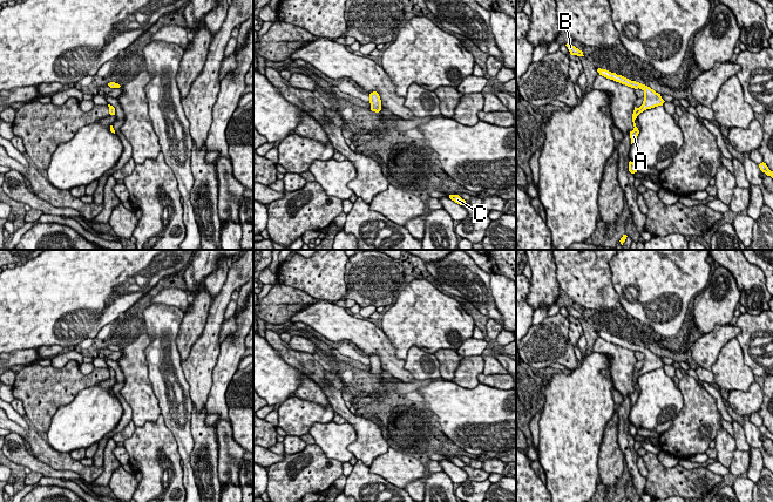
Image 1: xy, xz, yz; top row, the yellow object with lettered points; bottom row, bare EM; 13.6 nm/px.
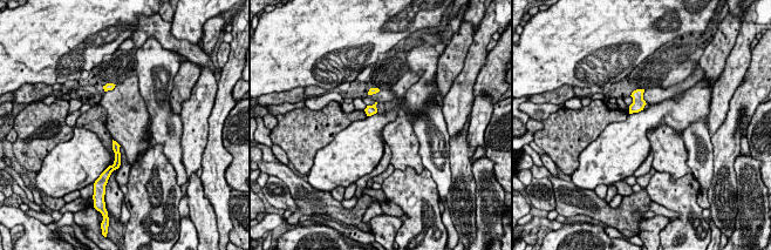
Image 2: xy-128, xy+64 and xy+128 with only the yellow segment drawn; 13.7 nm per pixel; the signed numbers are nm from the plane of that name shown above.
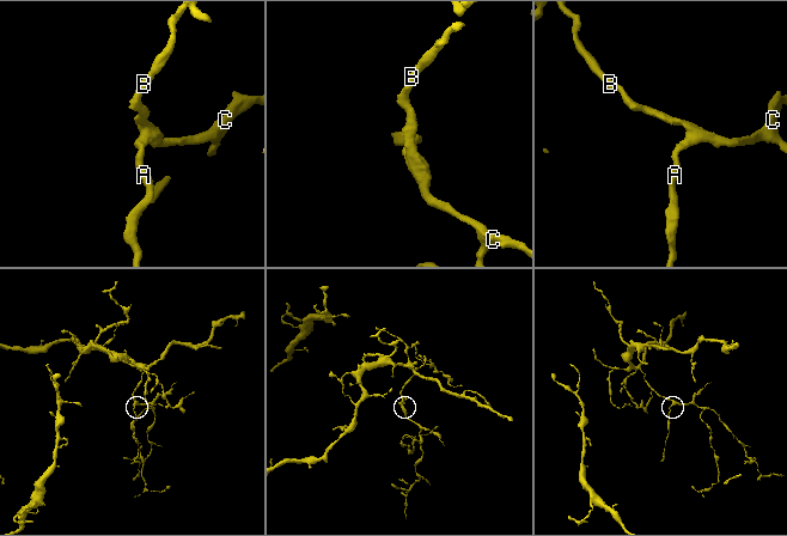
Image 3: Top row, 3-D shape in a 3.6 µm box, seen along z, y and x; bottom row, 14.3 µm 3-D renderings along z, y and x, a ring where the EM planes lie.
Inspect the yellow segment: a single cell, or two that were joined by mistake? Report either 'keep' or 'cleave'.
keep

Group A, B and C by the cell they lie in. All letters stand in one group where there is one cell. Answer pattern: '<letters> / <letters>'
A B C

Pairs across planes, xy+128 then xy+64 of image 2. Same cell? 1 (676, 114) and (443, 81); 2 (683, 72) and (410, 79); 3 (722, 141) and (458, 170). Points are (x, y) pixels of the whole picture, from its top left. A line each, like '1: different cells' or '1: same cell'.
1: different cells
2: same cell
3: same cell

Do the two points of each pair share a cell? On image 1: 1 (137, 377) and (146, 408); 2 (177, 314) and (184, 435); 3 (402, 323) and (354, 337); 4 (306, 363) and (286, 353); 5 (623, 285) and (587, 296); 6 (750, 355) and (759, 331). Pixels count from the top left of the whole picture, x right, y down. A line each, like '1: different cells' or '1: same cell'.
1: same cell
2: same cell
3: different cells
4: same cell
5: different cells
6: same cell

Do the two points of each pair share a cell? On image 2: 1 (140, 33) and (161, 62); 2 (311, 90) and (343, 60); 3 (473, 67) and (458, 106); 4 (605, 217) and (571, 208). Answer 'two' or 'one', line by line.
1: two
2: two
3: one
4: one

